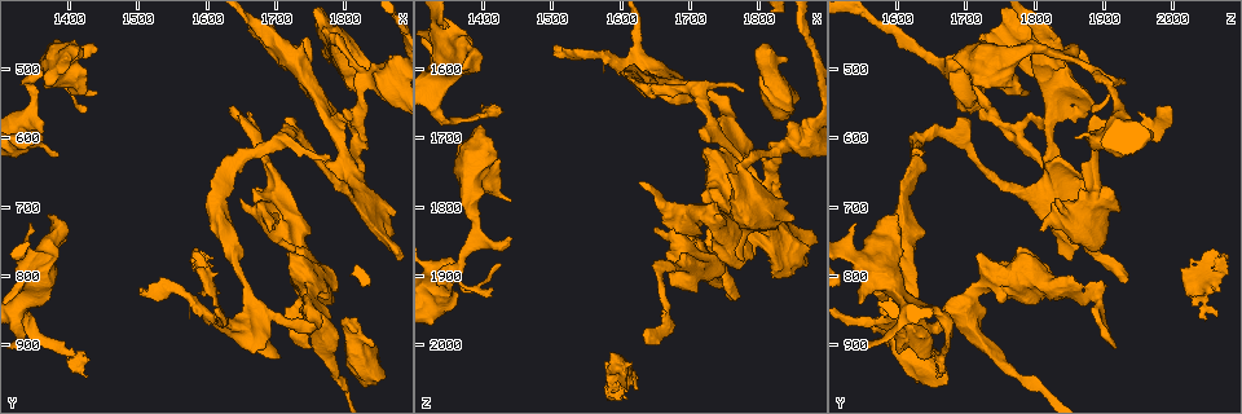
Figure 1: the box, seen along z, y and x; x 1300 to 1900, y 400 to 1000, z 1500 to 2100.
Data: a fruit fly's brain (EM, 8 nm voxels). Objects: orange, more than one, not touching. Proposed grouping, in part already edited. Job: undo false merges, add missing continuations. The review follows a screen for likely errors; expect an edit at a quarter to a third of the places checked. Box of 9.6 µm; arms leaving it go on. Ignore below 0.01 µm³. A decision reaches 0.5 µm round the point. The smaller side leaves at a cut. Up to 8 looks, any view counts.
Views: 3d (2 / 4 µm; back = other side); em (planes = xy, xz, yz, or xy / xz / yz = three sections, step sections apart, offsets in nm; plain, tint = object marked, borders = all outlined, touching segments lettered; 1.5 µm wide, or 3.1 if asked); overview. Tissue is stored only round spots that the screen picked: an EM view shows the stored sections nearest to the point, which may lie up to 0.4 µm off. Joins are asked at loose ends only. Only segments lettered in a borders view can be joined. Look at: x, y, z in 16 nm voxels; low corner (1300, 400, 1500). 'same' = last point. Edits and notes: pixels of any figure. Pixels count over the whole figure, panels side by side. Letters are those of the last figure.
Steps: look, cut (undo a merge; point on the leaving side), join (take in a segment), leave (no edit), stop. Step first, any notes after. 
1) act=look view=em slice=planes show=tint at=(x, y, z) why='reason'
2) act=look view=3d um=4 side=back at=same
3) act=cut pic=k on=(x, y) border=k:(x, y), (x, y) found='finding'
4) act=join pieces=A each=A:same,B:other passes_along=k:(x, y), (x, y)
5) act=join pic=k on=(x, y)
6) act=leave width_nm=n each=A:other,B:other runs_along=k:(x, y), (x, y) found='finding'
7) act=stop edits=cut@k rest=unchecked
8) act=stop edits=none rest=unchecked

act=look view=em slice=planes show=borders at=(1745, 910, 1915) why='branch stops here'

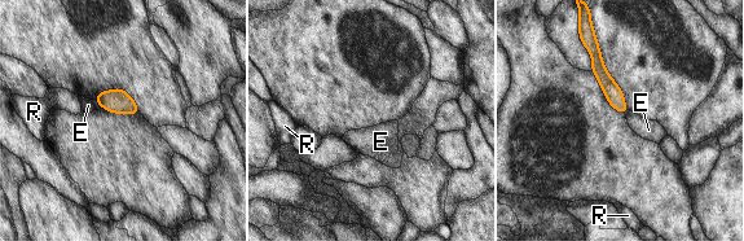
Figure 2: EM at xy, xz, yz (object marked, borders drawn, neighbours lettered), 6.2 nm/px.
act=leave each=E:other,R:other runs_along=2:(597, 52), (597, 66), (624, 109) found='none of them fits'

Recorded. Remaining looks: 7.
act=look view=em slice=planes show=tint at=(1780, 925, 1755) why='sudden change in width'

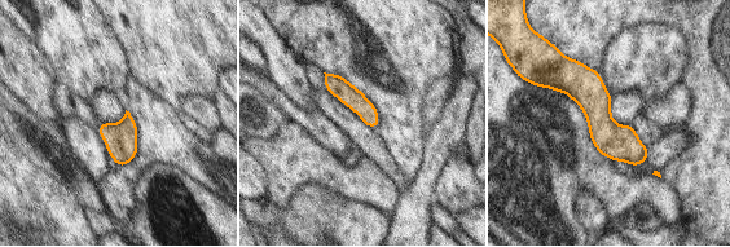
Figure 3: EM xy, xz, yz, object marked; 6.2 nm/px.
act=look view=em slice=planes show=borders at=same

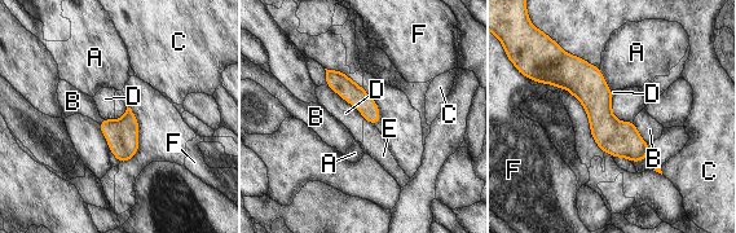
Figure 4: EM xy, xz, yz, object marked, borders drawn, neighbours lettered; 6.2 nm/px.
act=leave width_nm=120 each=A:other,B:other,C:other,D:other,E:other,F:other border=4:(326, 83), (365, 119) found='all the same neuron'

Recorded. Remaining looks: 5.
act=look view=3d um=2 side=back at=(1810, 870, 1565) why='end of a long branch'

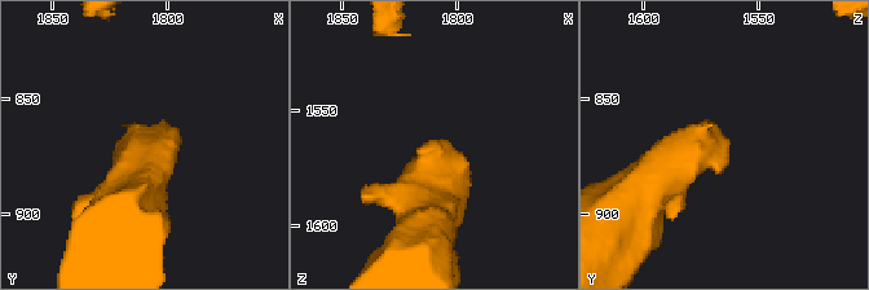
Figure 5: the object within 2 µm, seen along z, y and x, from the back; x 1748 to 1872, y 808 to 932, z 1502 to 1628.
act=look view=em slice=xz step=8 show=tint at=(1806, 867, 1565) why='now the EM'

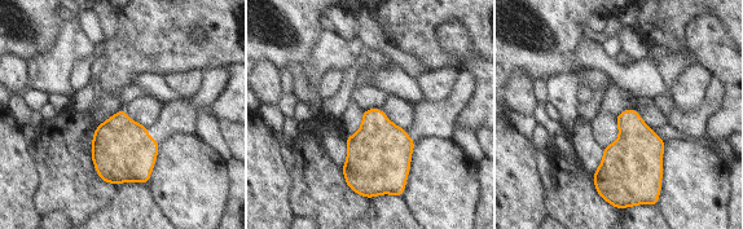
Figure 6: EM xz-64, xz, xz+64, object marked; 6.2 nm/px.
act=look view=em slice=planes show=borders at=same

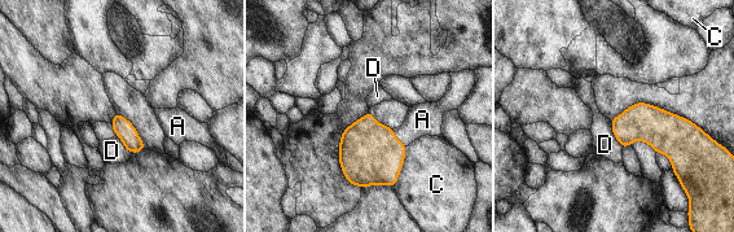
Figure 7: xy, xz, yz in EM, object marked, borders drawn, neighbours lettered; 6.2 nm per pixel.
act=join pieces=A longest_contact=C:260nm each=A:same,C:other,D:other passes_along=7:(369, 153), (396, 139), (422, 119) found='it goes on there'

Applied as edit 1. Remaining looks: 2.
act=stop edits=join@7 rest=unchecked

